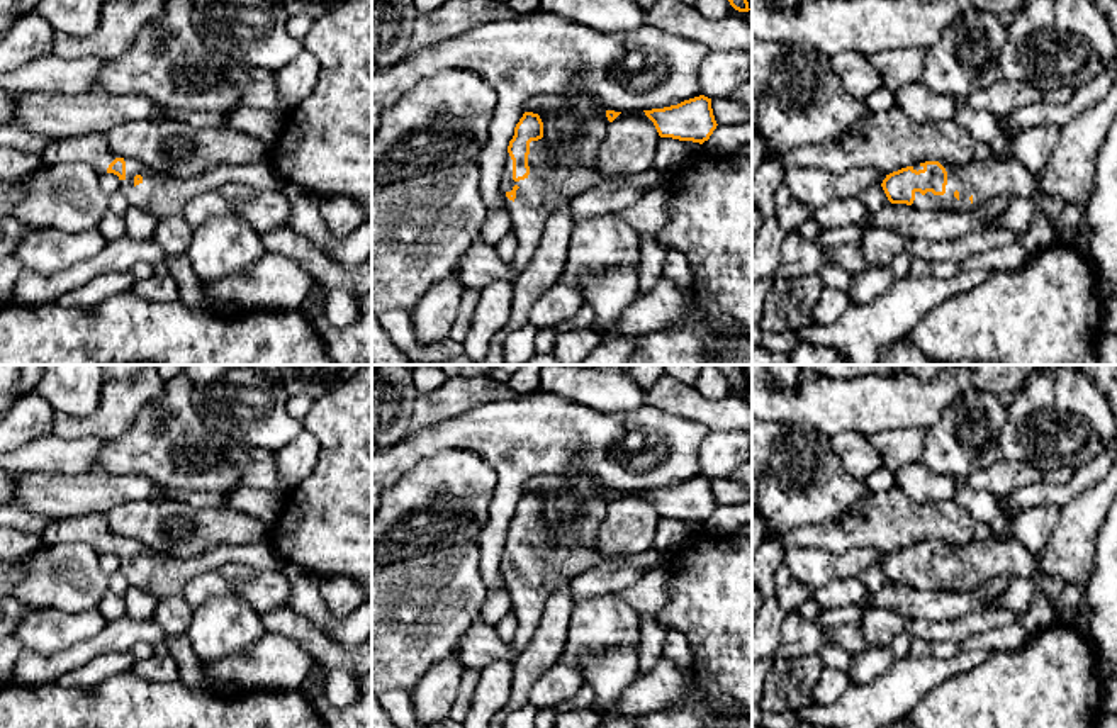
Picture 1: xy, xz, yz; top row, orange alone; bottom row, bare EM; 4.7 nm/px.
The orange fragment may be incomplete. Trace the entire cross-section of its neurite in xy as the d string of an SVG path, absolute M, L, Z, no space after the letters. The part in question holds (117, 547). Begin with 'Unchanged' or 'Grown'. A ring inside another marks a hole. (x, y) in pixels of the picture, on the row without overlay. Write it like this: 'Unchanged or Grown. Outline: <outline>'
Grown. Outline: M105 514L54 519L42 533L42 543L85 543L100 555L114 553L129 585L149 592L158 601L182 596L188 579L217 570L224 563L241 563L258 570L280 570L283 563L270 540L243 546L219 545L194 558L168 557L132 538L112 535Z

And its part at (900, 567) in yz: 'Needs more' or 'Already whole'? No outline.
Needs more

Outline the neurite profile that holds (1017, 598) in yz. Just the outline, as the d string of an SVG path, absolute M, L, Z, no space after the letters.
M1012 577L1007 591L996 599L993 608L1022 614L1030 608L1036 592L1037 587L1034 585L1032 580L1025 577Z

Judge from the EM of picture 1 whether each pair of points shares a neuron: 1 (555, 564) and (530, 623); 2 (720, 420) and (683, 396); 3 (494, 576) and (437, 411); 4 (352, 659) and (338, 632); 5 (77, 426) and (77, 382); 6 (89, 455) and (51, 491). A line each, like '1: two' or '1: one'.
1: one
2: one
3: two
4: two
5: two
6: two

